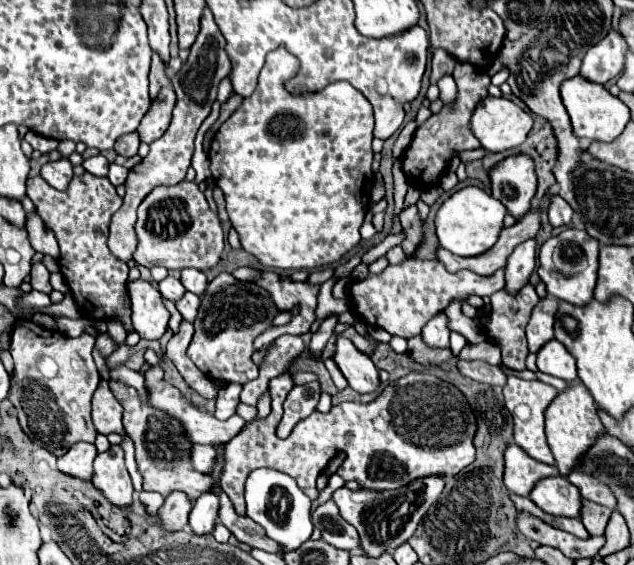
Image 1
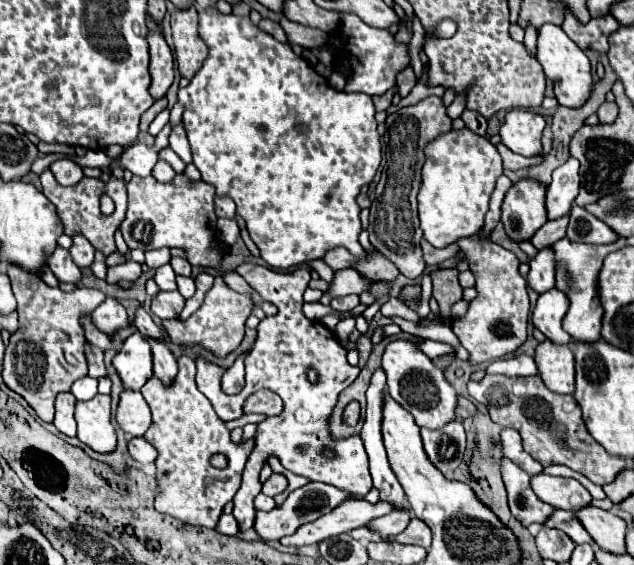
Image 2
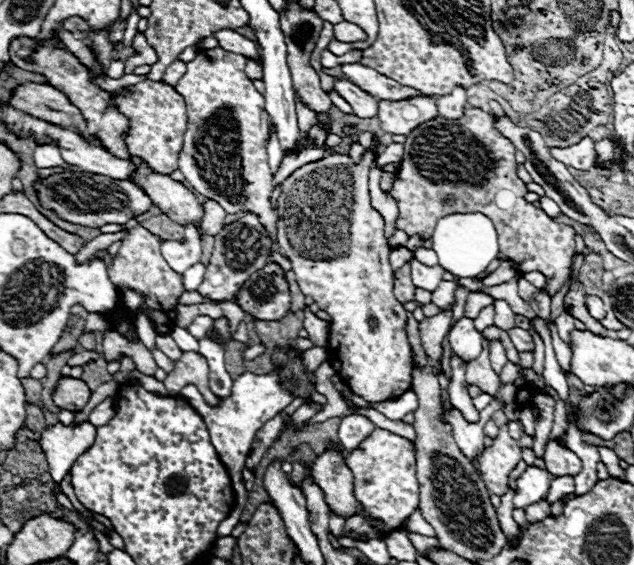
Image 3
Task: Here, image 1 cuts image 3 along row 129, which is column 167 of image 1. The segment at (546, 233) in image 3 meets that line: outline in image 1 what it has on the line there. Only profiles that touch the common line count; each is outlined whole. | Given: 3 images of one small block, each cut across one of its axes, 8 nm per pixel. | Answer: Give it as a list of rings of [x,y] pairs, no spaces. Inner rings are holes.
[[[110,380],[110,390],[124,408],[122,422],[136,446],[136,462],[144,478],[144,484],[142,484],[144,490],[160,492],[162,496],[168,496],[172,490],[184,490],[188,496],[196,500],[204,490],[214,488],[214,482],[206,474],[200,474],[192,470],[192,466],[188,466],[190,442],[184,440],[182,444],[182,426],[174,418],[168,418],[168,414],[164,414],[162,410],[156,410],[146,402],[140,402],[136,396],[136,390],[130,386]]]

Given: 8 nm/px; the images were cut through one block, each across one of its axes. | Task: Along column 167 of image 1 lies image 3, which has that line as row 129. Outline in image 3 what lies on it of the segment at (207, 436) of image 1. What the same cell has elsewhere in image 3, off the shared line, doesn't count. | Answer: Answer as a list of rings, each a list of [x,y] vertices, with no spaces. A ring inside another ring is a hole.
[[[414,96],[400,102],[380,100],[376,118],[384,132],[406,136],[414,126],[434,118],[436,114],[436,100],[432,96]]]

